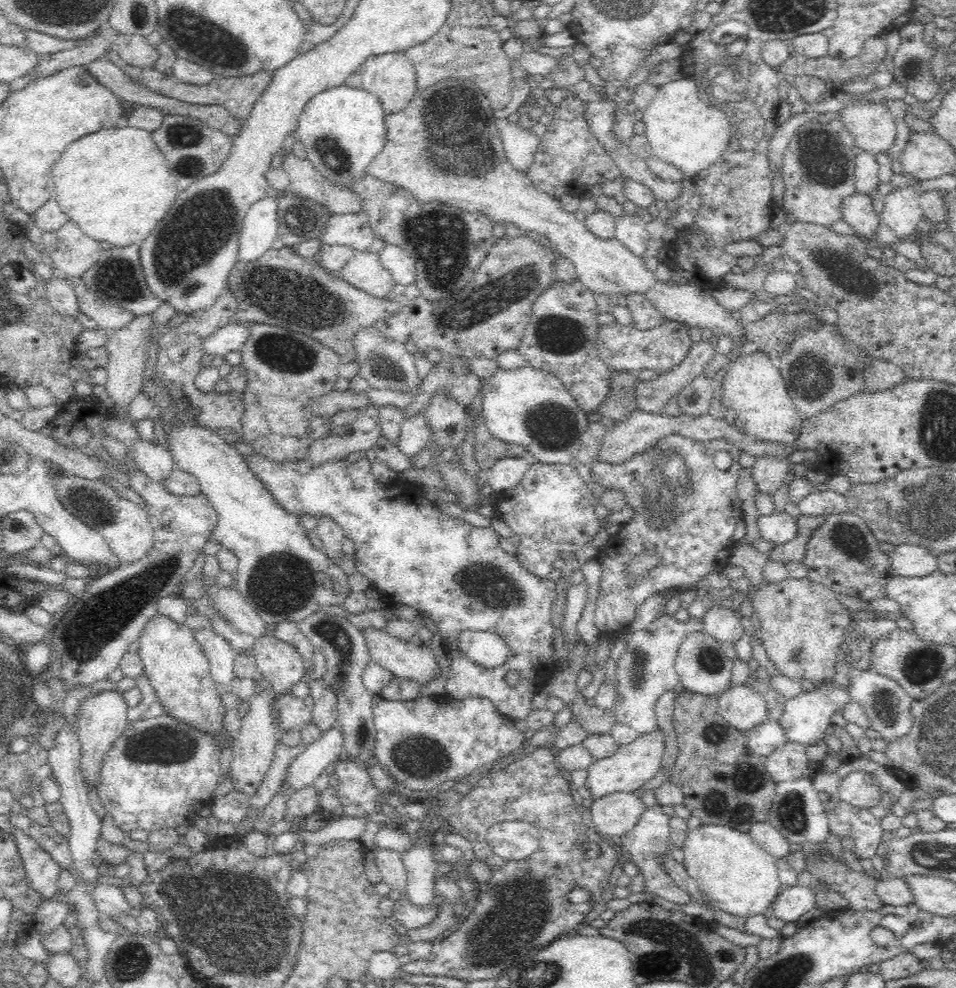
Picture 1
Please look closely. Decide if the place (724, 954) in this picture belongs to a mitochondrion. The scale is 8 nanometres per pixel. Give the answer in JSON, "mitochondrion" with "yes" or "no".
{"mitochondrion":"yes"}

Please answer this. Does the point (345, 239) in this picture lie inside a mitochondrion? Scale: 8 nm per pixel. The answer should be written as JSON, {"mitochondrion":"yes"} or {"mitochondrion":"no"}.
{"mitochondrion":"no"}

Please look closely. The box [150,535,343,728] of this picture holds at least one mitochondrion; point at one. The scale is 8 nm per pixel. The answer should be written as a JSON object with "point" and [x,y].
{"point":[280,581]}

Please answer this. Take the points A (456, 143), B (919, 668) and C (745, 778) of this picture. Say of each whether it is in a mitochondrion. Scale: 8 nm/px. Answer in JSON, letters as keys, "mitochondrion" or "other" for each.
{"A":"mitochondrion","B":"mitochondrion","C":"mitochondrion"}

